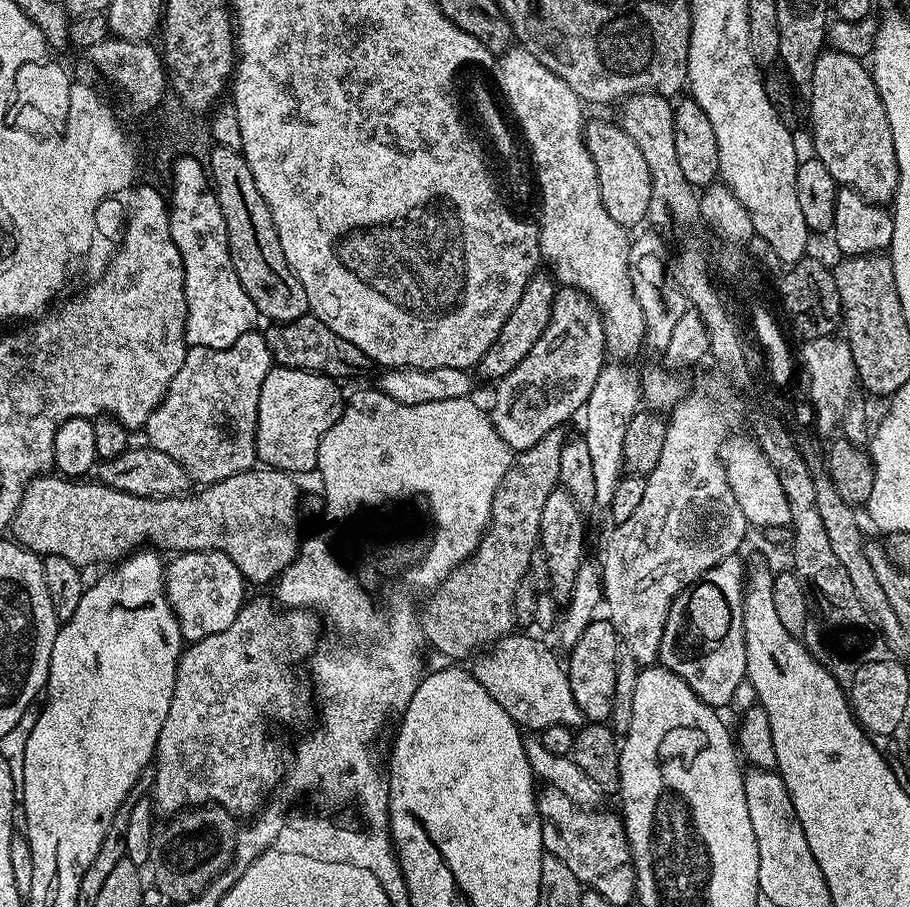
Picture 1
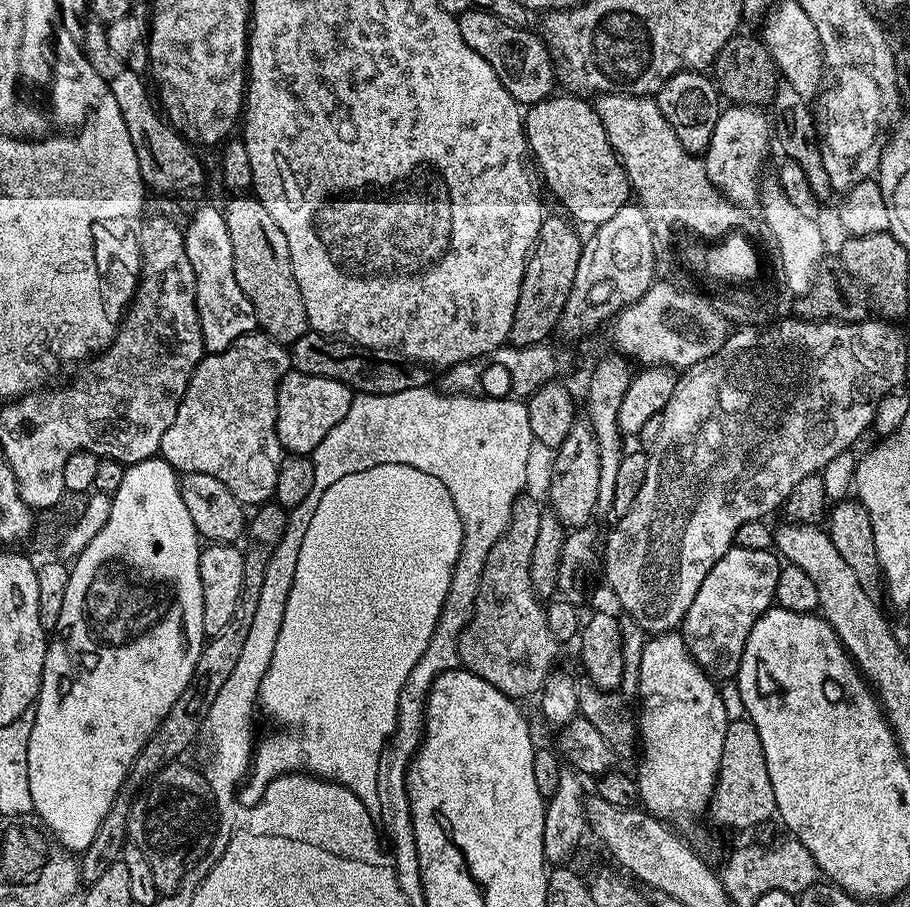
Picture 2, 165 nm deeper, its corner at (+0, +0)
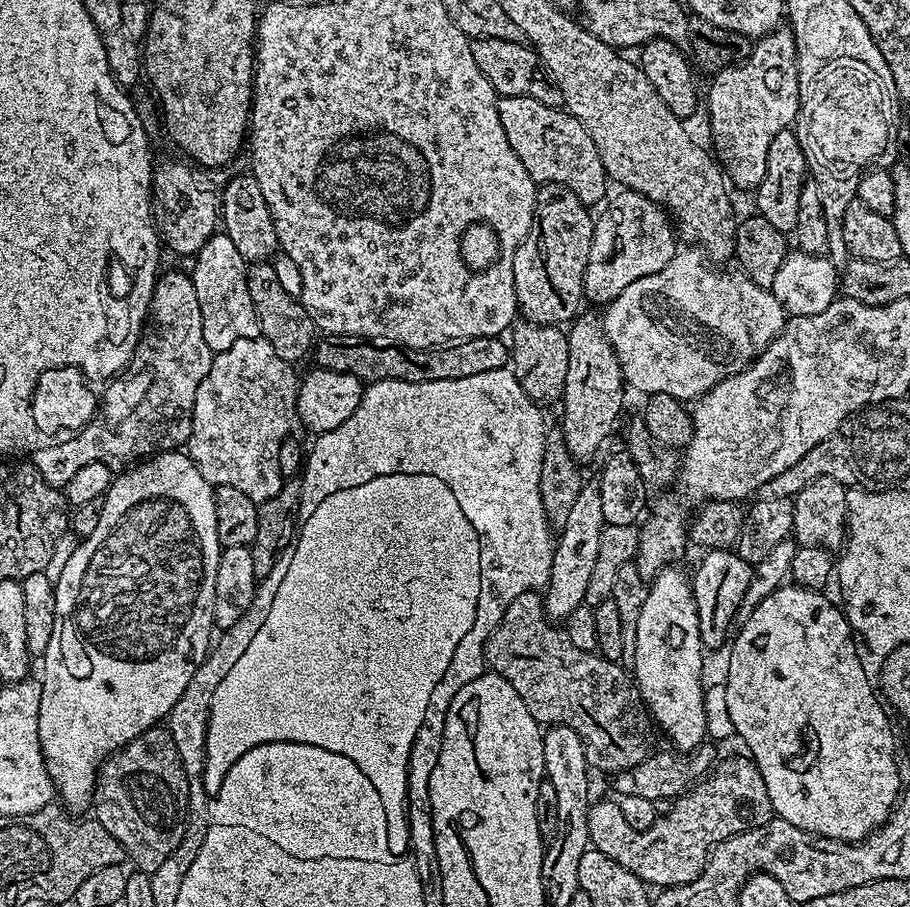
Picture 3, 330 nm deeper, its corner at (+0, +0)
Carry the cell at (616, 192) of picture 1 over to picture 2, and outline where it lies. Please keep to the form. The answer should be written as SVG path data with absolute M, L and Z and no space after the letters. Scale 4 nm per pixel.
M553 94L547 100L539 100L535 106L529 107L523 113L526 148L531 159L532 156L536 159L536 164L540 167L541 174L544 175L545 186L556 195L556 200L562 207L568 208L567 215L577 225L599 226L602 222L610 222L610 218L614 218L614 214L618 214L618 210L622 210L622 206L629 203L628 175L624 172L619 158L616 157L615 150L610 146L610 140L606 138L606 132L595 107L589 101L587 104L584 101L587 99L579 95L560 95Z

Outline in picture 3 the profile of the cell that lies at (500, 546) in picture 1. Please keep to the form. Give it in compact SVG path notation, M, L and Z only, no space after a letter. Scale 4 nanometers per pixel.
M539 591L524 592L510 602L502 622L498 622L484 644L484 659L491 671L506 678L506 682L518 690L518 698L526 702L526 710L530 710L537 724L565 724L574 730L574 734L578 734L578 738L584 740L592 755L590 764L593 769L605 768L608 774L625 772L648 757L648 735L654 732L654 724L629 669L623 663L605 660L596 652L578 650L578 646L574 646L574 642L570 642L564 633L563 627L550 619L544 608L544 597Z

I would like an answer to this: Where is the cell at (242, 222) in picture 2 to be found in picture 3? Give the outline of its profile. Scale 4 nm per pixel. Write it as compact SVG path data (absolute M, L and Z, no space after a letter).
M256 262L248 269L248 289L250 302L254 302L256 317L260 323L260 336L274 346L278 358L287 364L295 365L304 355L311 353L318 329L312 315L304 309L297 297L286 294L286 290L278 283L278 274L274 274L271 263Z

